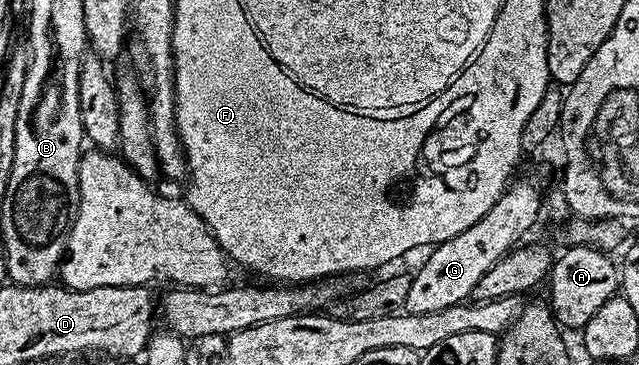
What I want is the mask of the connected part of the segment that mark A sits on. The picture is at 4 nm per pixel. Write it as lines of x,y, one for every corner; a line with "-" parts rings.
570,246
569,251
558,254
549,273
547,302
553,308
553,318
562,328
580,329
595,317
603,303
612,299
619,291
619,267
612,254
599,251
596,247

